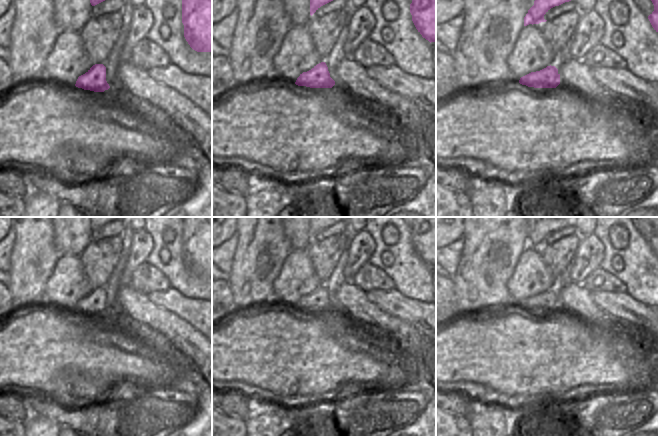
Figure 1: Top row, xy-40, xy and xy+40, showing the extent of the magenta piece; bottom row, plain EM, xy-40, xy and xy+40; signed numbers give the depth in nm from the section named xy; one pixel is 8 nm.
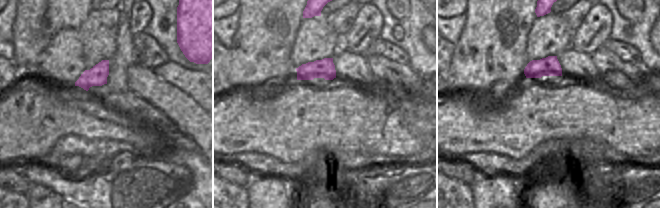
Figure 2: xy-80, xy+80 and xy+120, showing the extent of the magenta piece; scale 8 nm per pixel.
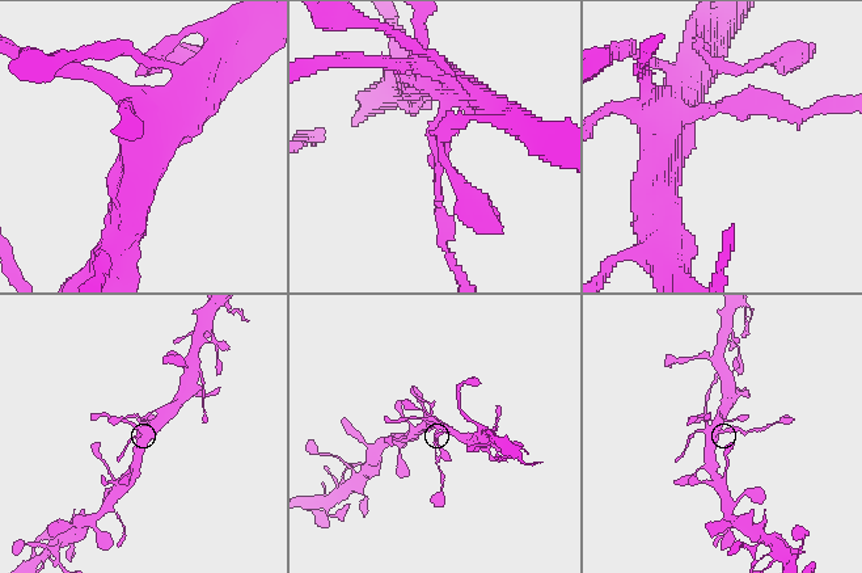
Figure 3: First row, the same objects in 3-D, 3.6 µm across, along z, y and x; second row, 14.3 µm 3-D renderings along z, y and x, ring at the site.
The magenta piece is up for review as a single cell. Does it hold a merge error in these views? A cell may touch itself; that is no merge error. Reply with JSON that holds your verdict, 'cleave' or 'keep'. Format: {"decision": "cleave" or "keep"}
{"decision": "cleave"}

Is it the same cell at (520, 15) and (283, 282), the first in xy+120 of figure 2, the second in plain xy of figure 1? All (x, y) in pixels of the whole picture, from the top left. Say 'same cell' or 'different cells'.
different cells

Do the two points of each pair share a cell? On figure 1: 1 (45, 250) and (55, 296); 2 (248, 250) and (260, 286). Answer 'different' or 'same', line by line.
1: different
2: same

